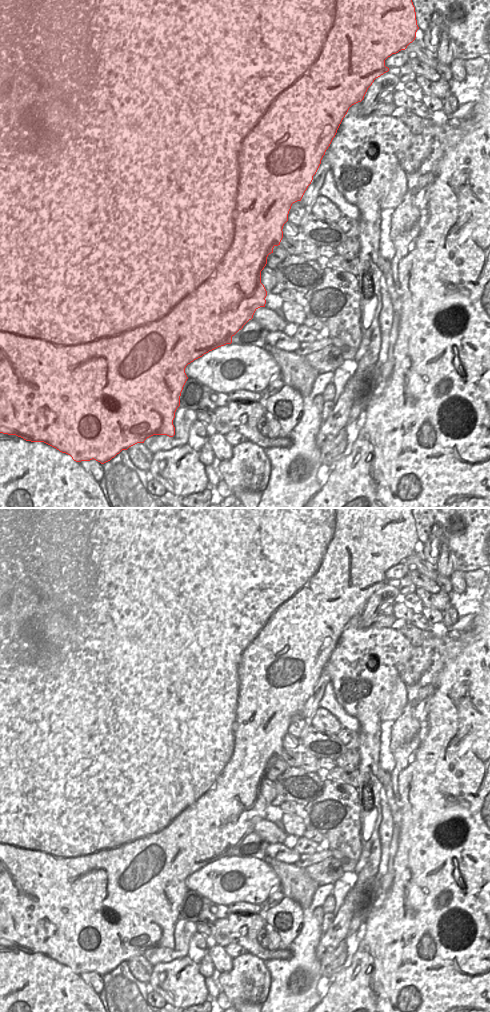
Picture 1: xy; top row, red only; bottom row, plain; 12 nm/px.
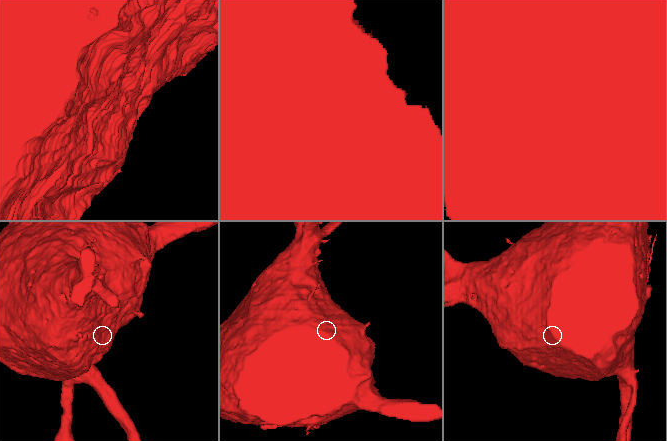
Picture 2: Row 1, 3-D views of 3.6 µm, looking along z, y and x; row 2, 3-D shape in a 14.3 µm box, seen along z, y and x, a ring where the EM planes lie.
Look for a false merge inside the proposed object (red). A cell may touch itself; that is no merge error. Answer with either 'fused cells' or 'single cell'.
single cell

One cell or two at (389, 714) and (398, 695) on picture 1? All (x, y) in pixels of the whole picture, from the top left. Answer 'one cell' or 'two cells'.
one cell

